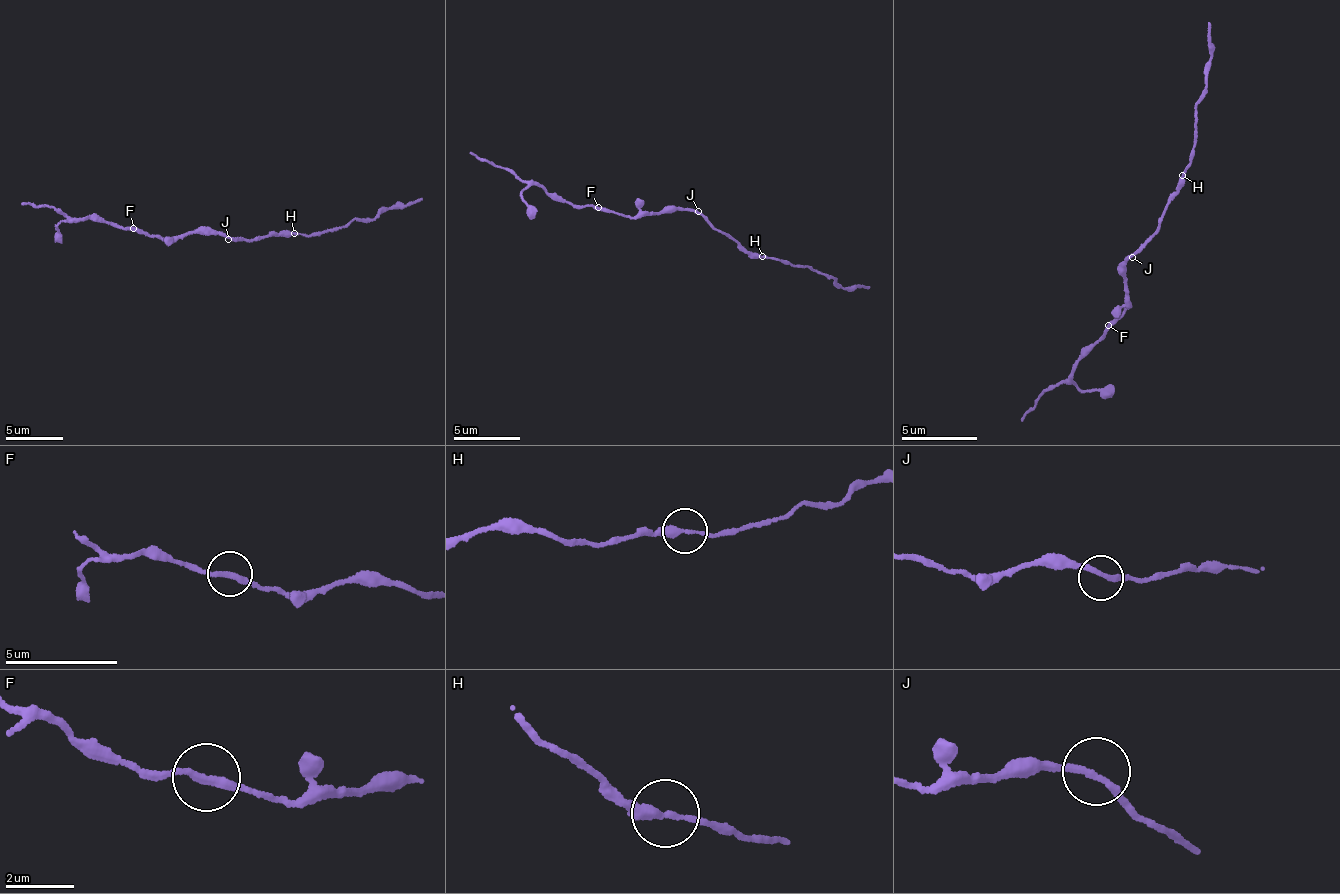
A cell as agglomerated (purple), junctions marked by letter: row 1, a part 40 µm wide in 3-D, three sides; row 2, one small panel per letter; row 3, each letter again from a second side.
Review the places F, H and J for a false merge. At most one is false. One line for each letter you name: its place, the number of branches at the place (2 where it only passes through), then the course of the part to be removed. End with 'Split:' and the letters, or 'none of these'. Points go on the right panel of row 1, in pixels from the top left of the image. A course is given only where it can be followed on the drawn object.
Split: none of these

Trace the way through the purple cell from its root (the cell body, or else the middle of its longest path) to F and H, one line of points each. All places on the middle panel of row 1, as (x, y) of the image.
F: (697, 212), (669, 206), (660, 212), (650, 210), (634, 217), (598, 206)
H: (697, 212), (703, 214), (714, 231), (729, 234), (744, 247), (762, 256)

